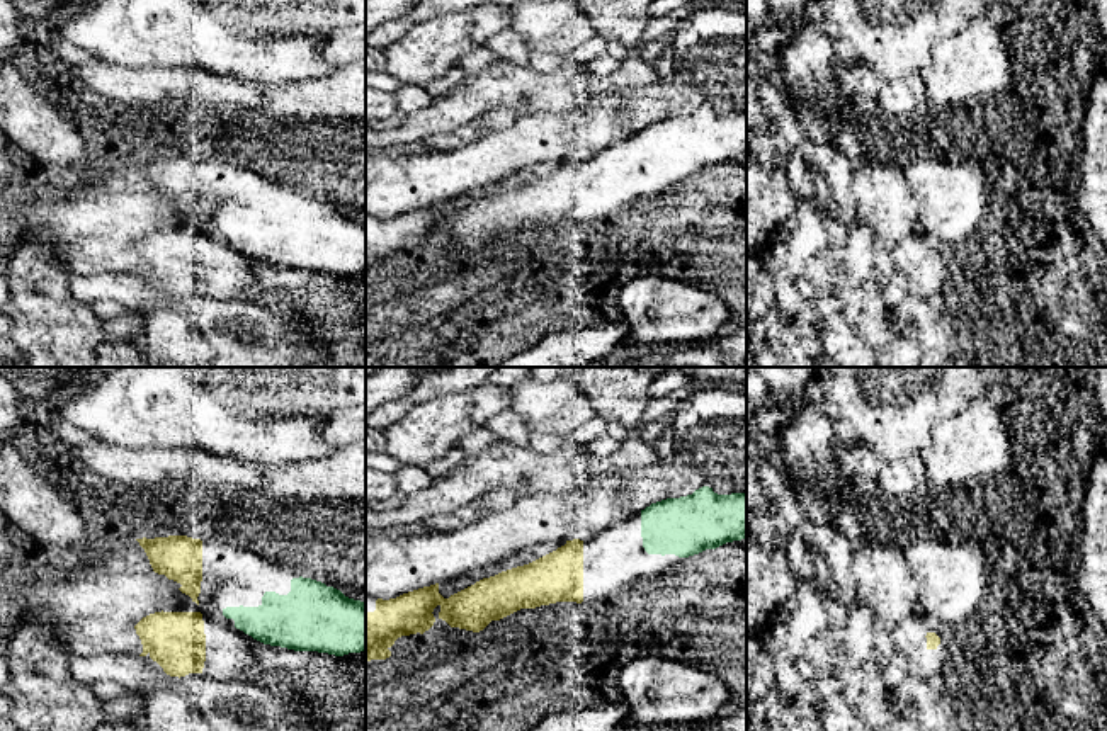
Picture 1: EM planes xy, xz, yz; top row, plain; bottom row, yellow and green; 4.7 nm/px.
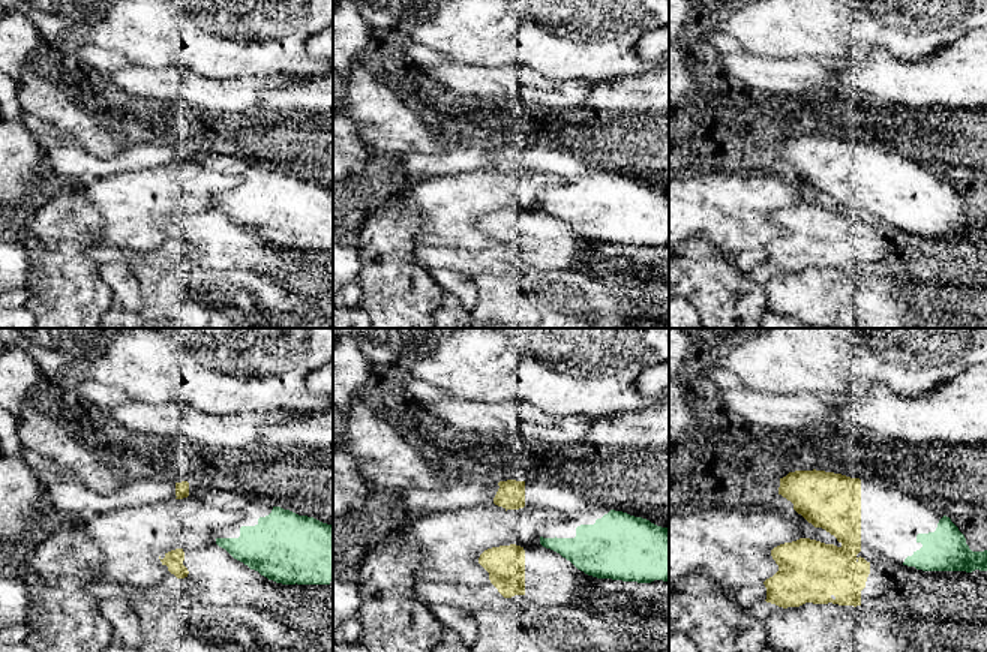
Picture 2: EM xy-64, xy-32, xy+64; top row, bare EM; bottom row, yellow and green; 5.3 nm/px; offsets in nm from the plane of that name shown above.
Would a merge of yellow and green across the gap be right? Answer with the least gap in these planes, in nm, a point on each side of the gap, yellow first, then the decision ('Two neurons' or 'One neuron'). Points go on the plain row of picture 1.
Distance 100 nm. Across: xy (203, 240), (223, 233). One neuron

